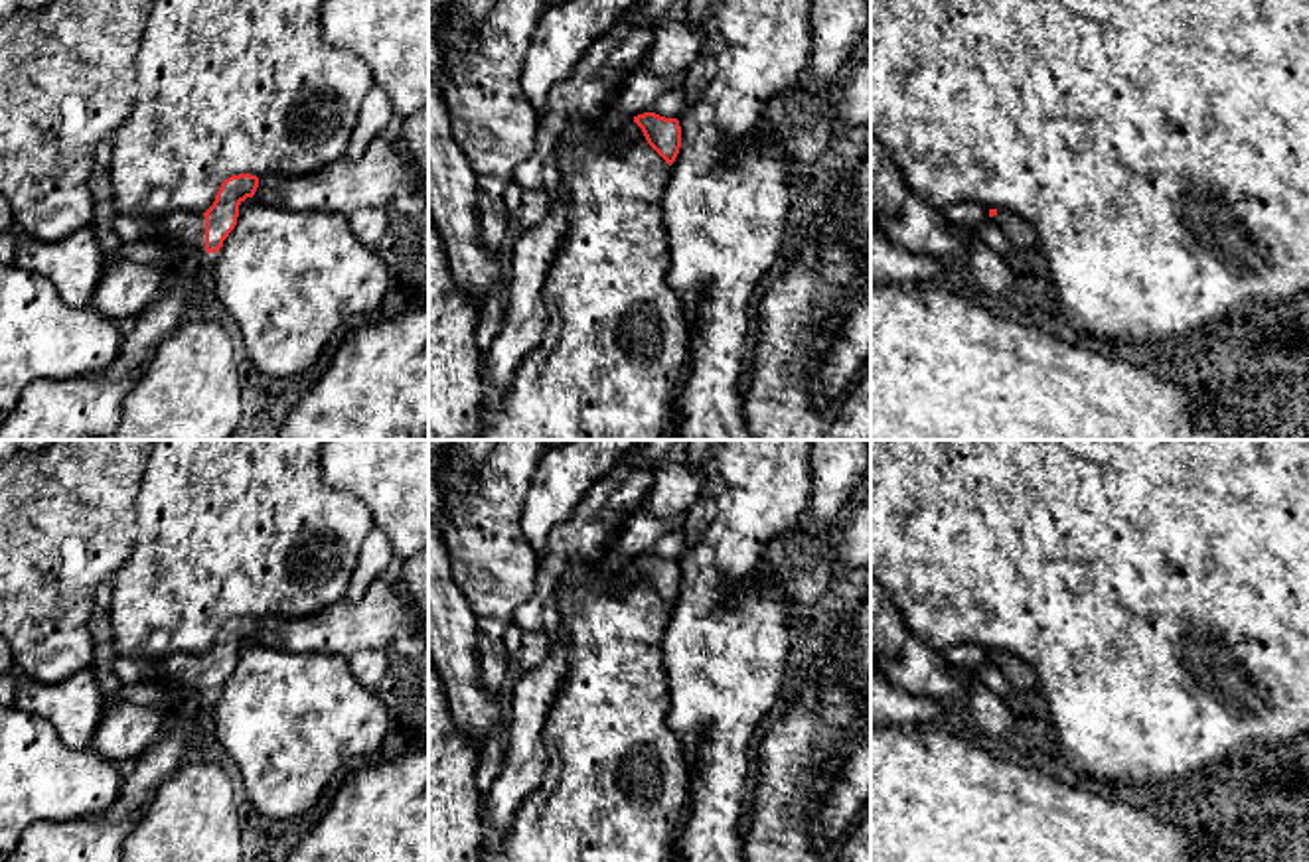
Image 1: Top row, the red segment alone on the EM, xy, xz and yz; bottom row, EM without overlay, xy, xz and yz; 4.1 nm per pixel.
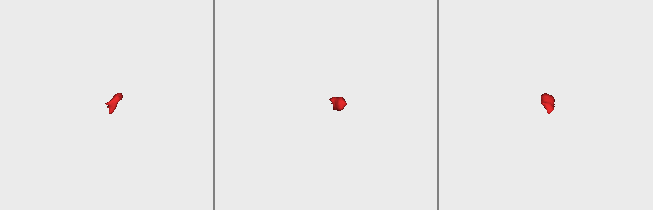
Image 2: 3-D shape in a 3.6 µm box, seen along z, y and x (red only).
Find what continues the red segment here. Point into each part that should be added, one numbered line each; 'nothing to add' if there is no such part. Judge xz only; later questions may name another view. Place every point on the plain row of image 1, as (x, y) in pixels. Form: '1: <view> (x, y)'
1: xz (630, 573)

